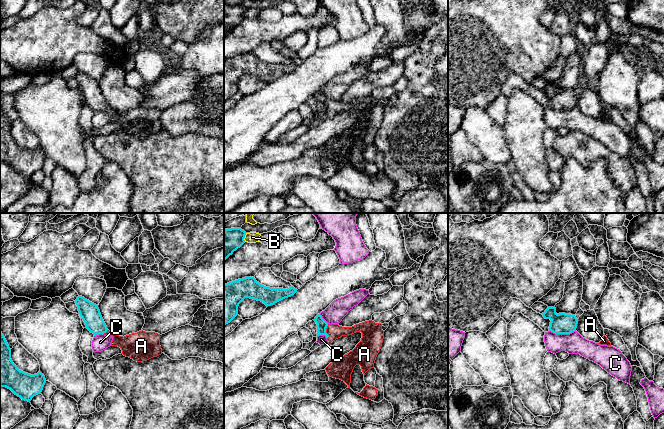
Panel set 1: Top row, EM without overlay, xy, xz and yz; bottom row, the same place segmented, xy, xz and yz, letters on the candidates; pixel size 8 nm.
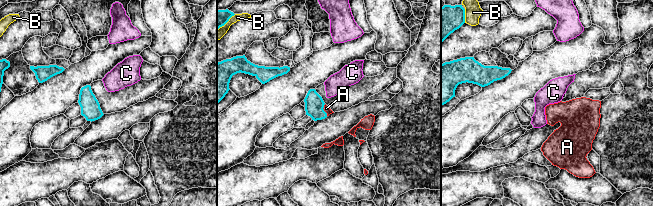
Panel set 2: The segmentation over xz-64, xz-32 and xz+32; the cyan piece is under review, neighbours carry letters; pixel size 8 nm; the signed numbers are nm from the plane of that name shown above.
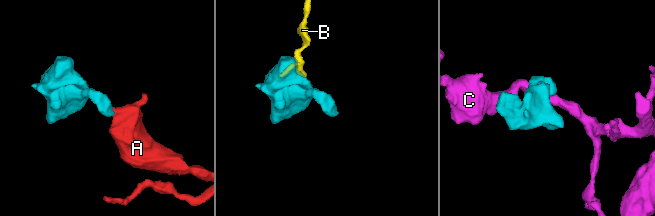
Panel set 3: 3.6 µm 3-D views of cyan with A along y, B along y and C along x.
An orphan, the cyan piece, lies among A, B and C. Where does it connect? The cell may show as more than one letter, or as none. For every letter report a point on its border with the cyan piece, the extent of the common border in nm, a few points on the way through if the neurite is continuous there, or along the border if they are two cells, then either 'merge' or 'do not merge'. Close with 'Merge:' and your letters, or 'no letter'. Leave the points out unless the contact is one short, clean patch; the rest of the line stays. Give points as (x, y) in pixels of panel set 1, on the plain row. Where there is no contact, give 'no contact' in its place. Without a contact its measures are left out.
A: meets cyan in xz at (325, 107); contact 120 nm long; runs through xz (321, 99), (325, 107), (334, 107); merge
B: meets cyan in xz at (244, 13); contact 70 nm long; do not merge
C: meets cyan in yz at (562, 109); contact 220 nm long; border along yz (549, 106), (555, 109), (571, 109), (575, 107); do not merge
Merge: A

